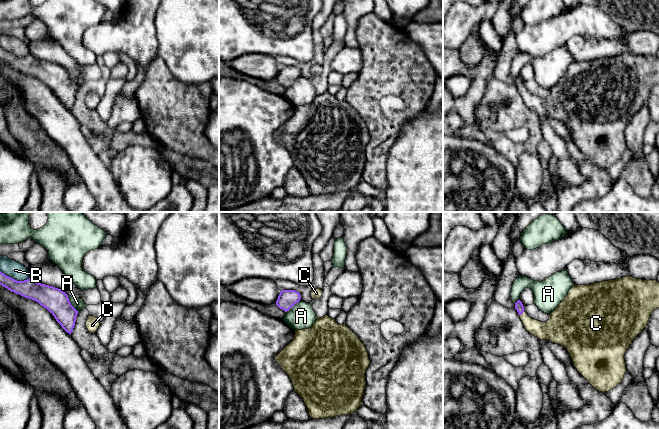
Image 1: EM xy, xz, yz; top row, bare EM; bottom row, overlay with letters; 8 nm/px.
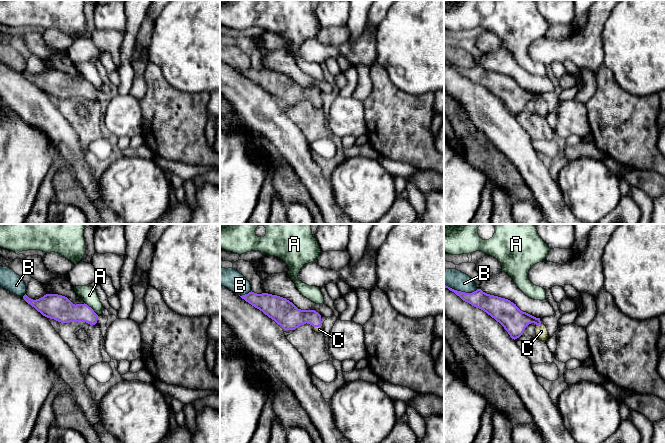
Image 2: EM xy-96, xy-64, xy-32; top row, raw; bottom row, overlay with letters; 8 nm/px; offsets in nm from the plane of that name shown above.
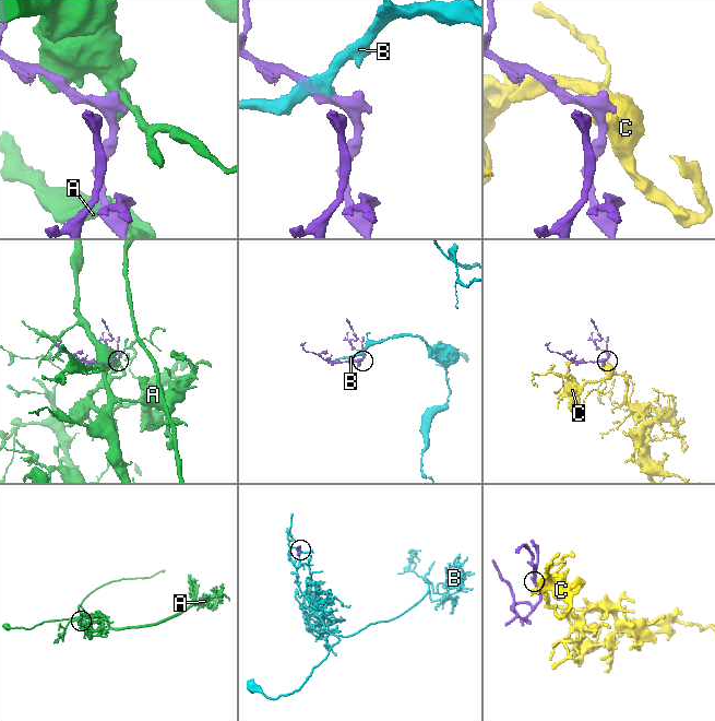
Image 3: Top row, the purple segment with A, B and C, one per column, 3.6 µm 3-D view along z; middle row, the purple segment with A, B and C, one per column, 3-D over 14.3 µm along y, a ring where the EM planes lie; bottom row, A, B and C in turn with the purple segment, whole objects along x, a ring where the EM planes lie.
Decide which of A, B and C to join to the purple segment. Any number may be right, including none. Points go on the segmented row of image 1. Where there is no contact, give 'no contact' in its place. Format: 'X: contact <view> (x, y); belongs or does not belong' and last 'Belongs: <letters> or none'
A: contact xy (70, 304); does not belong
B: contact xy (14, 279); does not belong
C: contact yz (522, 313); belongs
Belongs: C

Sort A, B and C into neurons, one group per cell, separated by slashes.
A / B / C

